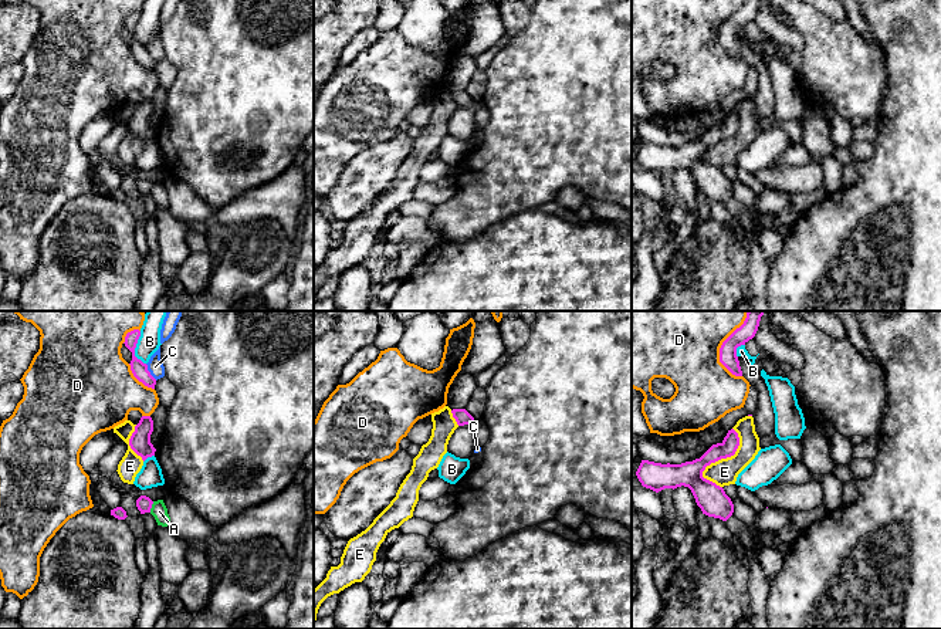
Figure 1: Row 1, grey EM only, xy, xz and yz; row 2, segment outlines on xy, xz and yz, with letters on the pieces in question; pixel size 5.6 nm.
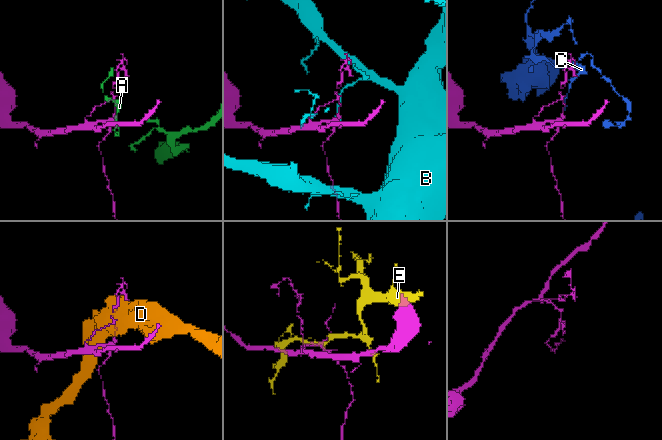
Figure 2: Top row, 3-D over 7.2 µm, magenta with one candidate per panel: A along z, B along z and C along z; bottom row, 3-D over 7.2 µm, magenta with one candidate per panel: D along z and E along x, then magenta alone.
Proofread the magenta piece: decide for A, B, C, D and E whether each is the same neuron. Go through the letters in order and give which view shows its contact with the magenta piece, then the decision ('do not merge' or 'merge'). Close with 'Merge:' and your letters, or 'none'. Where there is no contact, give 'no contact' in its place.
A: contact in xy; do not merge
B: contact in xy; do not merge
C: contact in xy; do not merge
D: contact in yz; do not merge
E: contact in yz; do not merge
Merge: none

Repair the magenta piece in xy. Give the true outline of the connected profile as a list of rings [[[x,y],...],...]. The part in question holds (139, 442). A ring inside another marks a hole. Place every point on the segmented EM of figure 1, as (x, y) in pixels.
[[[142,416],[135,426],[135,432],[129,439],[131,449],[142,457],[145,461],[148,457],[155,456],[156,449],[150,443],[150,434],[153,432],[153,420],[150,416]]]

